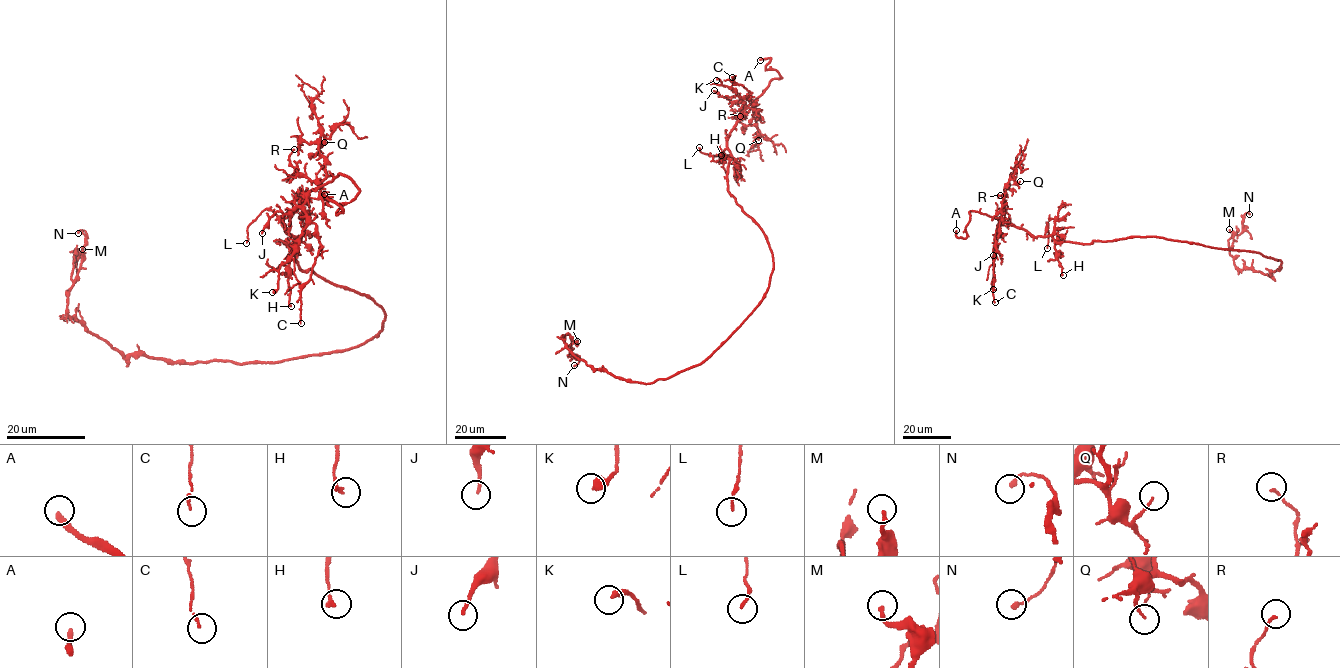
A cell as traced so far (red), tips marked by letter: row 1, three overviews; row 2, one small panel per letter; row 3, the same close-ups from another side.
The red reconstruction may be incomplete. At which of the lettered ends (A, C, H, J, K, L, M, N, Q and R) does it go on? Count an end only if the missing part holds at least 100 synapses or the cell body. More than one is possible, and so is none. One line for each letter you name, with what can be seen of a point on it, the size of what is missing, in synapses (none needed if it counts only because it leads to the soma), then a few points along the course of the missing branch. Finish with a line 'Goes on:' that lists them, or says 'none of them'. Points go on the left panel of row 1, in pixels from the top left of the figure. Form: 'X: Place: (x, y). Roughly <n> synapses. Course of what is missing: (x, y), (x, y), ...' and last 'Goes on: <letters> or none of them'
A: Place: (324, 194). Course of what is missing: (324, 194), (322, 196), (306, 178), (282, 166), (272, 155), (262, 141), (262, 125), (266, 120)
Goes on: A

